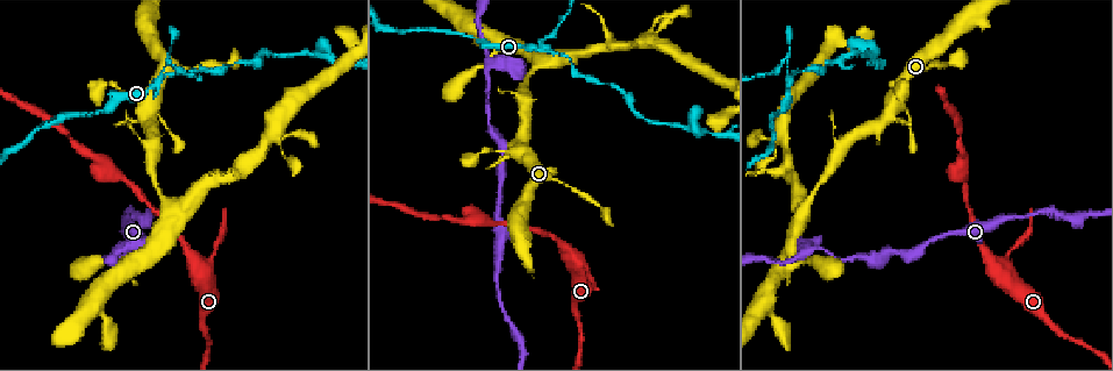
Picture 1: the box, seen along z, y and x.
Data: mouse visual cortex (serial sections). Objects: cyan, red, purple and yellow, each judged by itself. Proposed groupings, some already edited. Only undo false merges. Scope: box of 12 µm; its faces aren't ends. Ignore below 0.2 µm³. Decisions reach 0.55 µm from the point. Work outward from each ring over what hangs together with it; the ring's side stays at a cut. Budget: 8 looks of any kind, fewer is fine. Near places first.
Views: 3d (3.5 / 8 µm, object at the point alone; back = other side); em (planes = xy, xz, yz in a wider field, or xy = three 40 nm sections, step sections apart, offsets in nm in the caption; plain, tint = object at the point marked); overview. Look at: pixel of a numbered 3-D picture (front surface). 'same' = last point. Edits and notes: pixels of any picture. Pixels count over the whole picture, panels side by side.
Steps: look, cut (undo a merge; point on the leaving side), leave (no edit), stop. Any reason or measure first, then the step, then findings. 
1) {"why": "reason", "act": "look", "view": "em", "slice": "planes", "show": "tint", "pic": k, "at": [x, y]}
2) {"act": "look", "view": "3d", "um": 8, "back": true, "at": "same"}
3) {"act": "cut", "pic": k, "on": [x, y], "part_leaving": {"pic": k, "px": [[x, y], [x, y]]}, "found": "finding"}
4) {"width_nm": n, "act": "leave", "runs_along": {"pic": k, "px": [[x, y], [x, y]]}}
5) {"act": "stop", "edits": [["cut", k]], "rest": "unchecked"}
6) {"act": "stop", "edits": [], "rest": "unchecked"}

{"why": "abrupt turn", "act": "look", "view": "3d", "um": 3.5, "pic": 1, "at": [808, 203]}

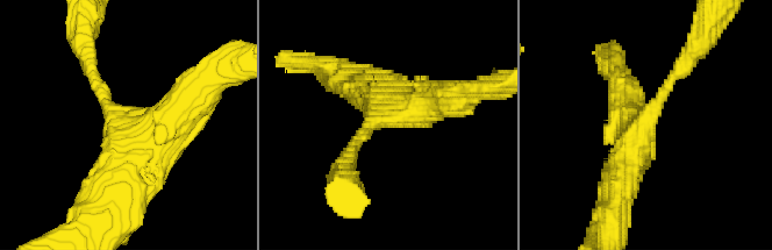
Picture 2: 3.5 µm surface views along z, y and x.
{"arms": 3, "arm_widths_nm": [200, 500, 500], "act": "look", "view": "em", "slice": "xy", "step": 5, "show": "tint", "pic": 2, "at": [386, 113]}

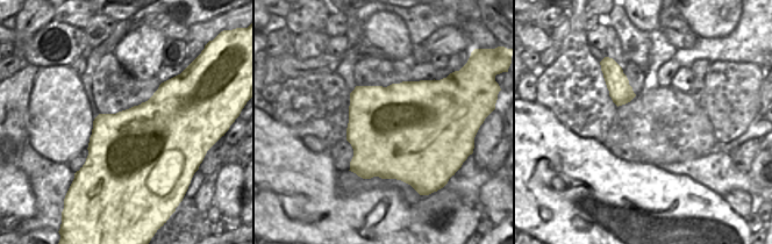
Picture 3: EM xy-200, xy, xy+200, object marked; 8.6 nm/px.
{"act": "leave", "runs_along": {"pic": 2, "px": [[680, 69], [641, 126], [614, 197]]}, "found": "all the same cell"}

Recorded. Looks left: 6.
{"why": "thin neck", "act": "look", "view": "3d", "um": 3.5, "pic": 1, "at": [165, 61]}

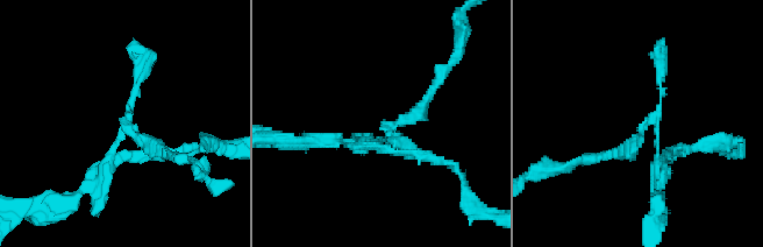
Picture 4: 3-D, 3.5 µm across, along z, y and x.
{"why": "need the tissue", "act": "look", "view": "em", "slice": "xy", "step": 1, "show": "tint", "pic": 4, "at": [382, 138]}

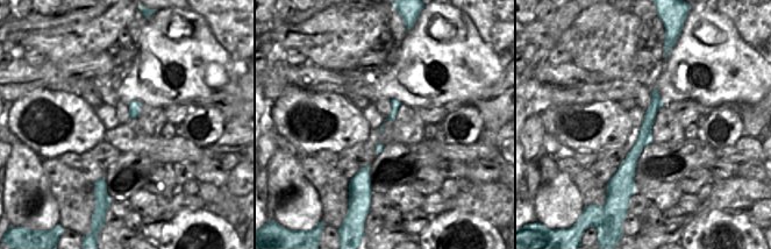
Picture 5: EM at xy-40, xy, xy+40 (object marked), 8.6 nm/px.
{"width_nm": 80, "act": "cut", "pic": 4, "on": [125, 124], "part_leaving": {"pic": 4, "px": [[113, 155], [123, 124], [170, 155]]}, "found": "two cells meet here"}

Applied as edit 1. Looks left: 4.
{"why": "redraw", "act": "look", "view": "overview"}

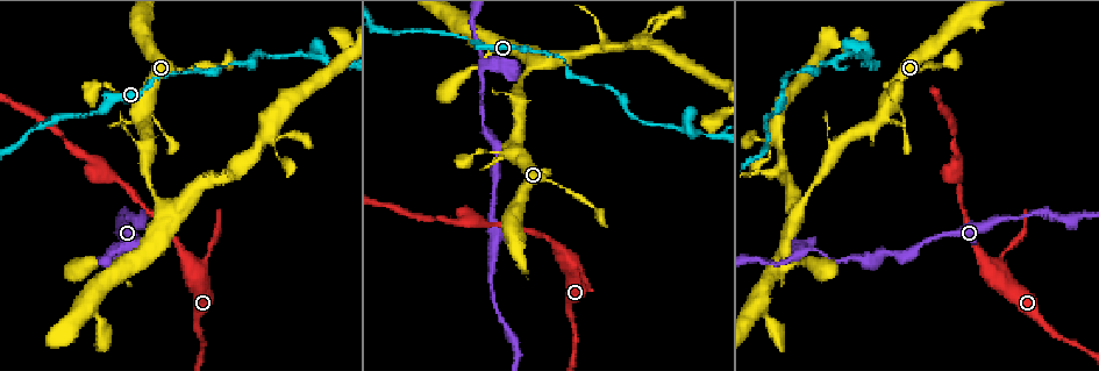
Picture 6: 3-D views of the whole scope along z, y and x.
{"why": "thick turns thin", "act": "look", "view": "3d", "um": 3.5, "pic": 6, "at": [680, 128]}

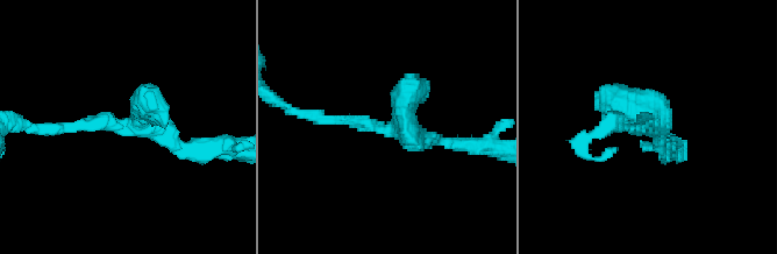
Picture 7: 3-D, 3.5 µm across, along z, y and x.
{"why": "now the EM", "act": "look", "view": "em", "slice": "xy", "step": 1, "show": "plain", "pic": 7, "at": [127, 128]}

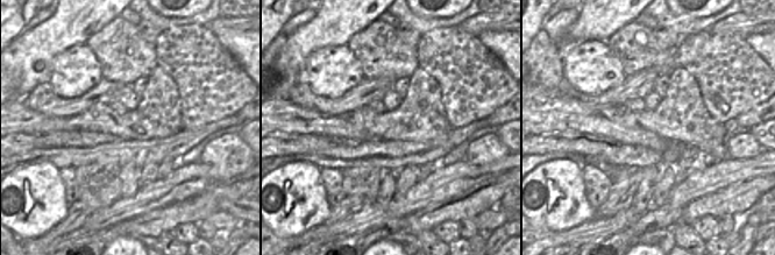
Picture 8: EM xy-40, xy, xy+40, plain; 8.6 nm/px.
{"act": "look", "view": "em", "slice": "xy", "step": 1, "show": "tint", "at": "same"}

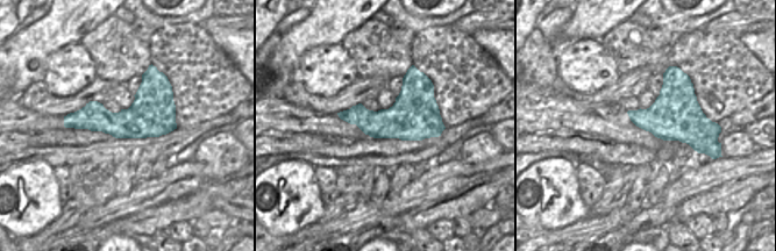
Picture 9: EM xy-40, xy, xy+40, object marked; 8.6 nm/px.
{"act": "leave", "runs_along": {"pic": 7, "px": [[311, 114], [454, 141]]}, "found": "continuous, no second cell"}

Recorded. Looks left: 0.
{"act": "stop", "edits": [["cut", 4]], "rest": "unchecked"}

